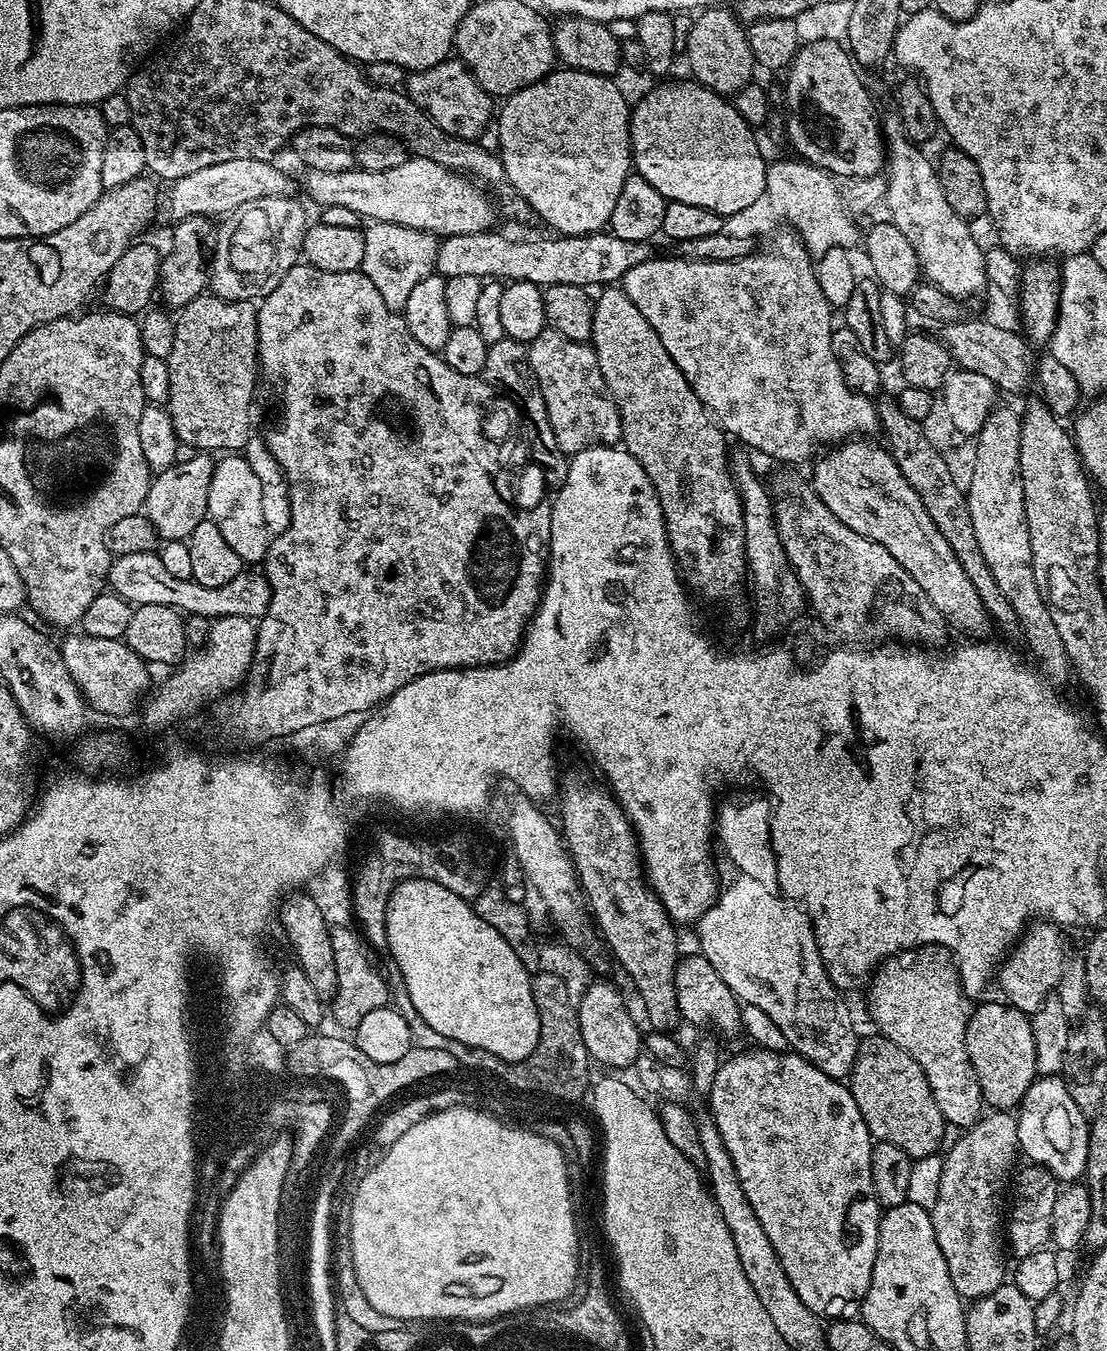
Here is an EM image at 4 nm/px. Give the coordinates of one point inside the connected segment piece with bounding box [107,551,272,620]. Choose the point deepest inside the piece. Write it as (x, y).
(140, 579)

